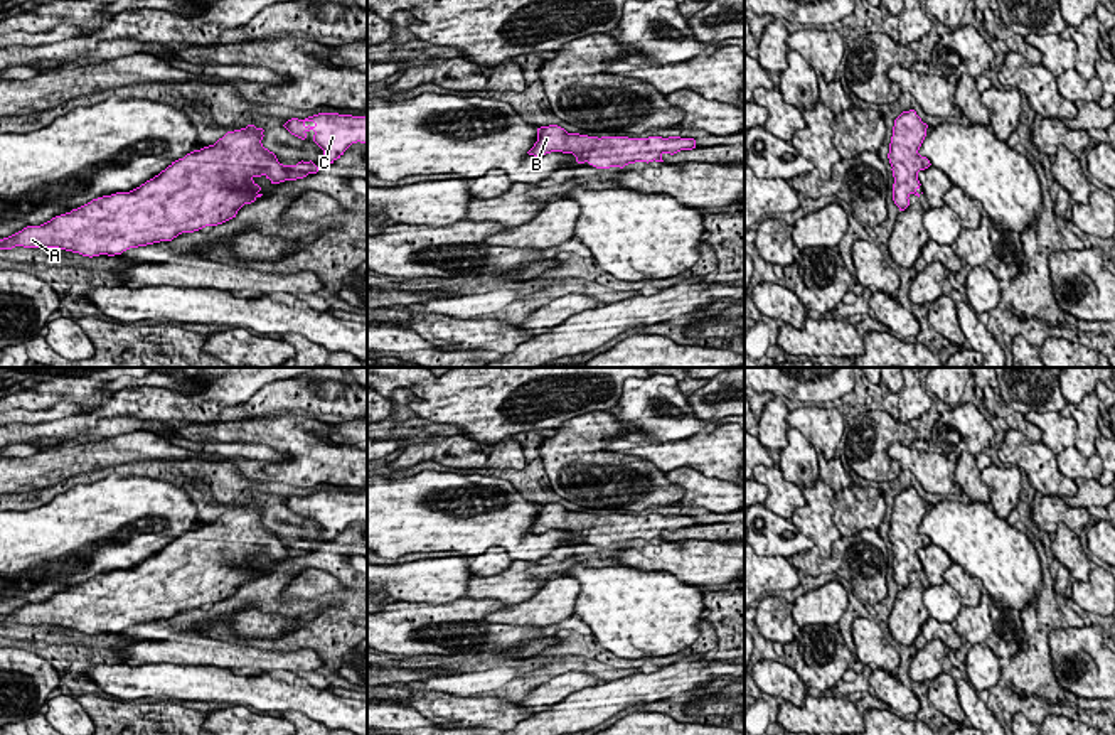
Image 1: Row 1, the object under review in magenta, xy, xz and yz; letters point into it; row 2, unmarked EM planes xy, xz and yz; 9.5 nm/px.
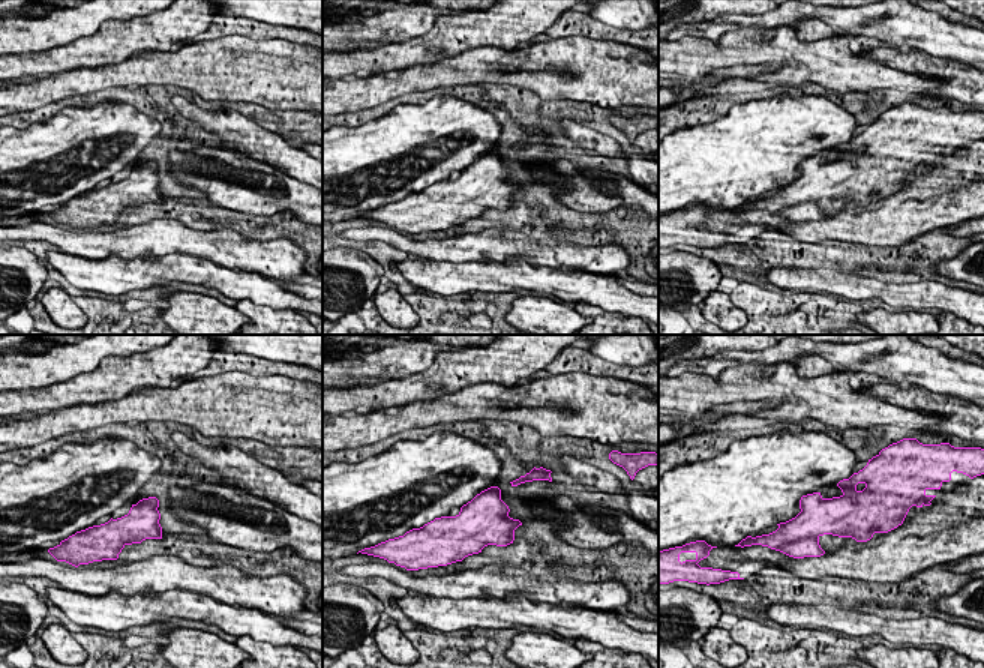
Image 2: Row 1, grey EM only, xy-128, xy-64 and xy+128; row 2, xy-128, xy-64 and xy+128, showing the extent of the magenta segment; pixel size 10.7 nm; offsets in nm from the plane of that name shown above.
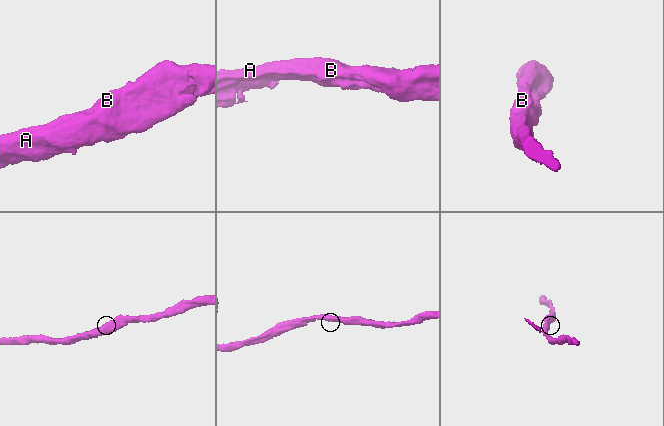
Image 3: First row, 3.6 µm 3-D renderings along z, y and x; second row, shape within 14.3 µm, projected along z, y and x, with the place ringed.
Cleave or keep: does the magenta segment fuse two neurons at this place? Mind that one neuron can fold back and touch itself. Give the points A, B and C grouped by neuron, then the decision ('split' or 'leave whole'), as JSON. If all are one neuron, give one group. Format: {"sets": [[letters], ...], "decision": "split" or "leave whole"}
{"sets": [["A", "B", "C"]], "decision": "leave whole"}

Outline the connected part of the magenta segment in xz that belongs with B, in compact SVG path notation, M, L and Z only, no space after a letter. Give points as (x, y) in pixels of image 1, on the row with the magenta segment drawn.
M558 125L537 128L537 142L527 152L534 157L542 157L551 152L573 153L578 164L588 162L596 169L620 167L635 162L664 162L664 153L677 153L680 150L696 148L694 138L680 137L588 137L579 133L568 133Z

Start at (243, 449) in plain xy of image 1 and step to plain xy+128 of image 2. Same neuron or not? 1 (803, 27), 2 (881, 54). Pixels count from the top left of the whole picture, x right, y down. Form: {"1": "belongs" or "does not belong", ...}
{"1": "does not belong", "2": "does not belong"}

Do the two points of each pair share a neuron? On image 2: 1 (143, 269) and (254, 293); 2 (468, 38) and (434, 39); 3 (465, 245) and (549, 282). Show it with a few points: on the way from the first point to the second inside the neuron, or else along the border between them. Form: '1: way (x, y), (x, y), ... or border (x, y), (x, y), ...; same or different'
1: way (170, 269), (192, 269), (227, 281); same
2: way (459, 38), (443, 38); same
3: border (468, 261), (504, 261), (522, 257), (539, 266); different

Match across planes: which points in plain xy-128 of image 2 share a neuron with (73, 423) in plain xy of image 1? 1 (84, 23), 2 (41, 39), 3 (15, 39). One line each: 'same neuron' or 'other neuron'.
1: other neuron
2: other neuron
3: other neuron

